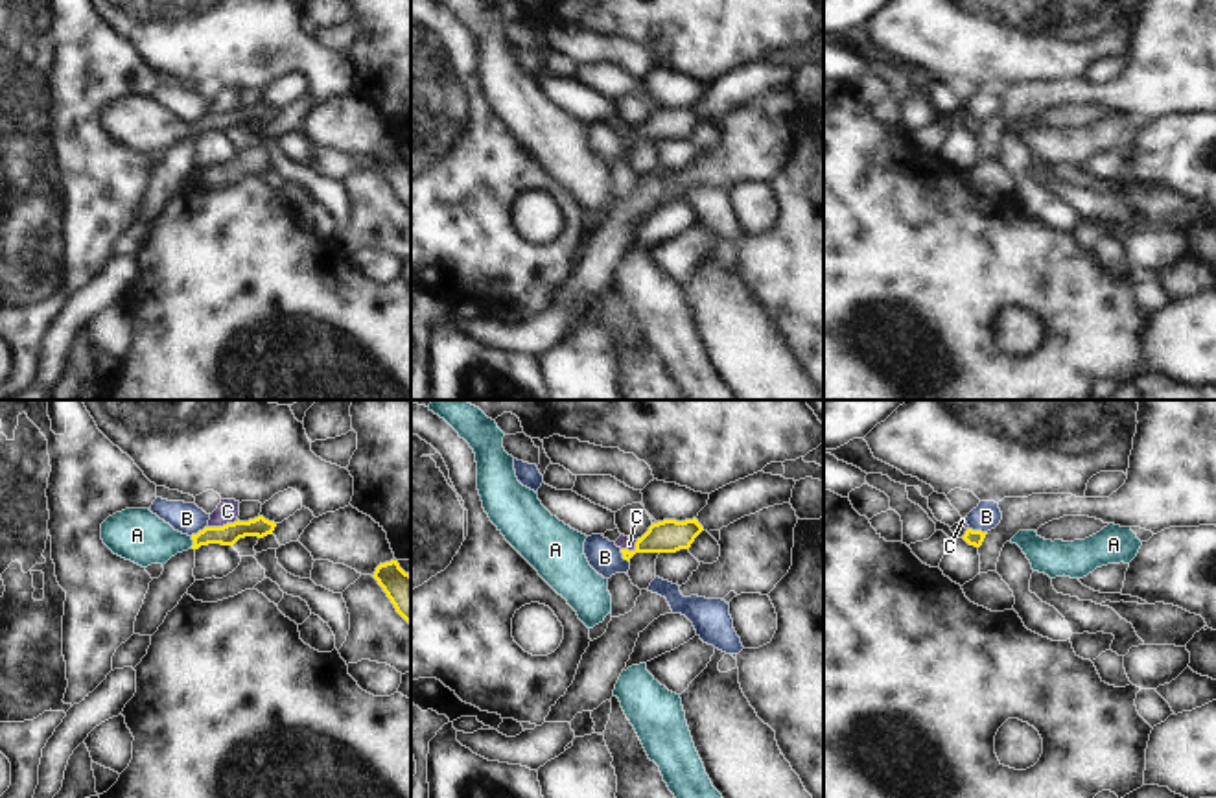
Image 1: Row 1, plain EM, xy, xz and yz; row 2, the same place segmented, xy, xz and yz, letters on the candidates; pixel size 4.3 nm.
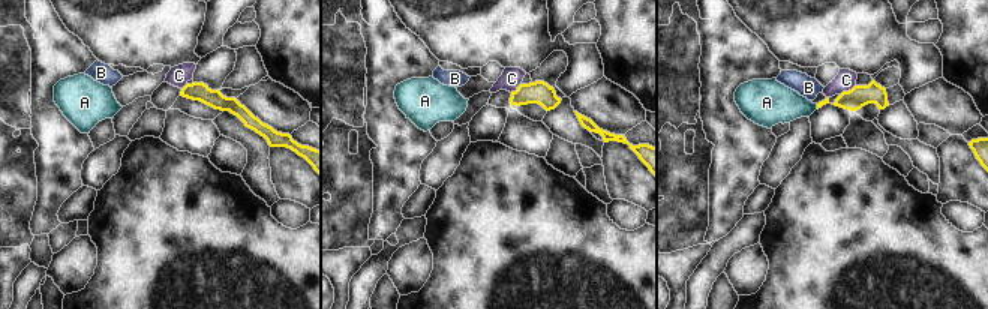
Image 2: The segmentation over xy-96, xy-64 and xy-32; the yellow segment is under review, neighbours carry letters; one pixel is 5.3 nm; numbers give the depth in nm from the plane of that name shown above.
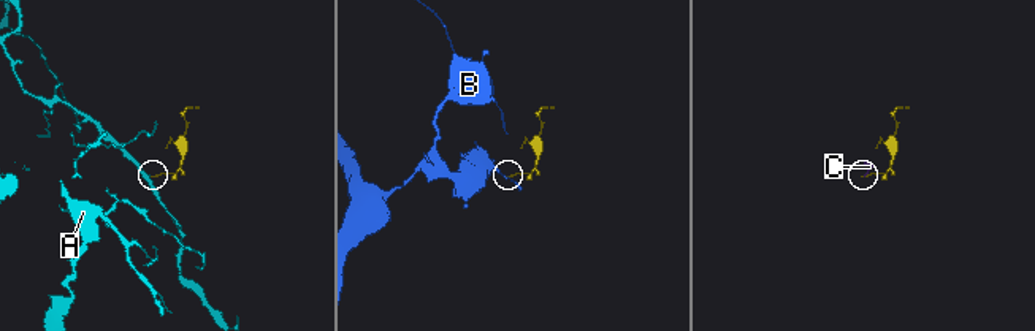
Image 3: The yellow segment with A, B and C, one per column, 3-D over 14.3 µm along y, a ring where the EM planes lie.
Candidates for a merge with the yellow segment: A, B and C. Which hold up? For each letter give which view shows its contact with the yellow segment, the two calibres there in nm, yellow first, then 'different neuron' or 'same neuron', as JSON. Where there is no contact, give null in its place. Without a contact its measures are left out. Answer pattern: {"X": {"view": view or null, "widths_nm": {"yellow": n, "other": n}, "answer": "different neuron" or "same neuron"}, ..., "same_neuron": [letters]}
{"A": {"view": "xy", "widths_nm": {"yellow": 90, "other": 240}, "answer": "same neuron"}, "B": {"view": "yz", "widths_nm": {"yellow": 70, "other": 120}, "answer": "different neuron"}, "C": {"view": "xy", "widths_nm": {"yellow": 90, "other": 100}, "answer": "different neuron"}, "same_neuron": ["A"]}

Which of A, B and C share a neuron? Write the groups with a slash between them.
A / B / C

